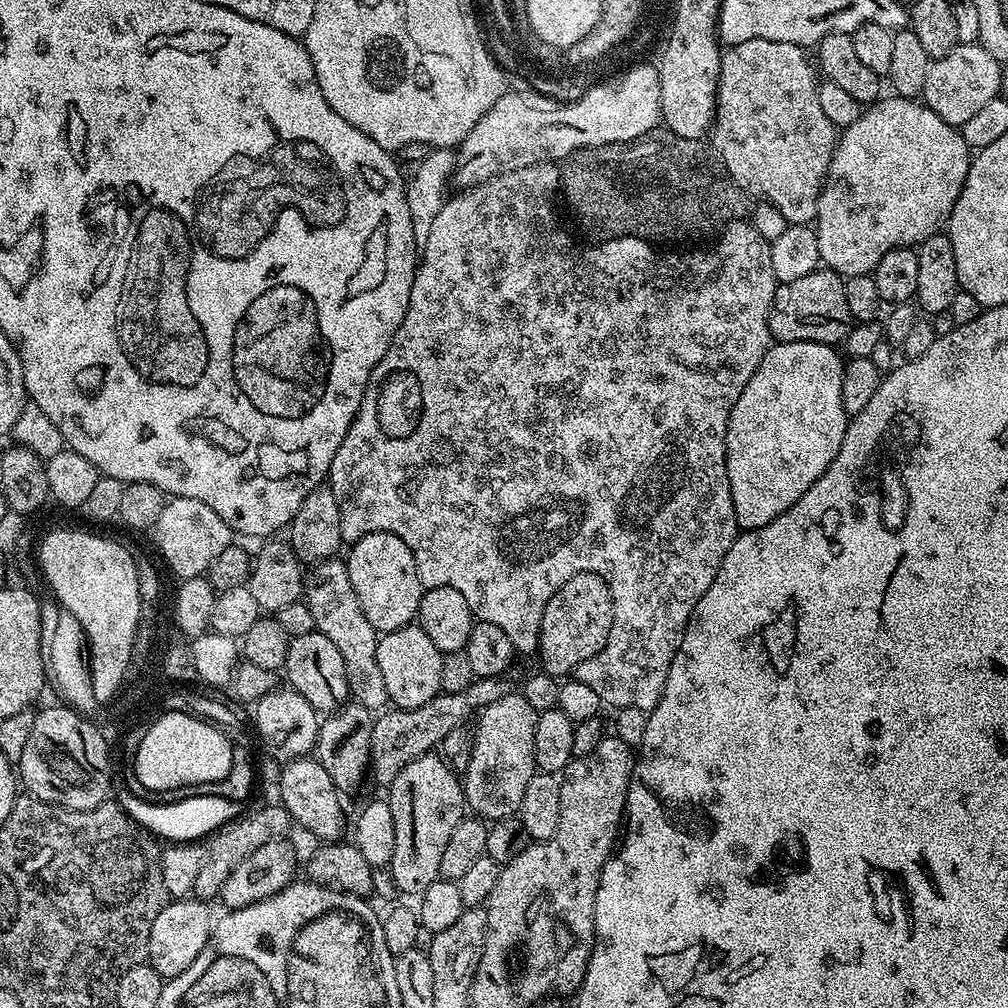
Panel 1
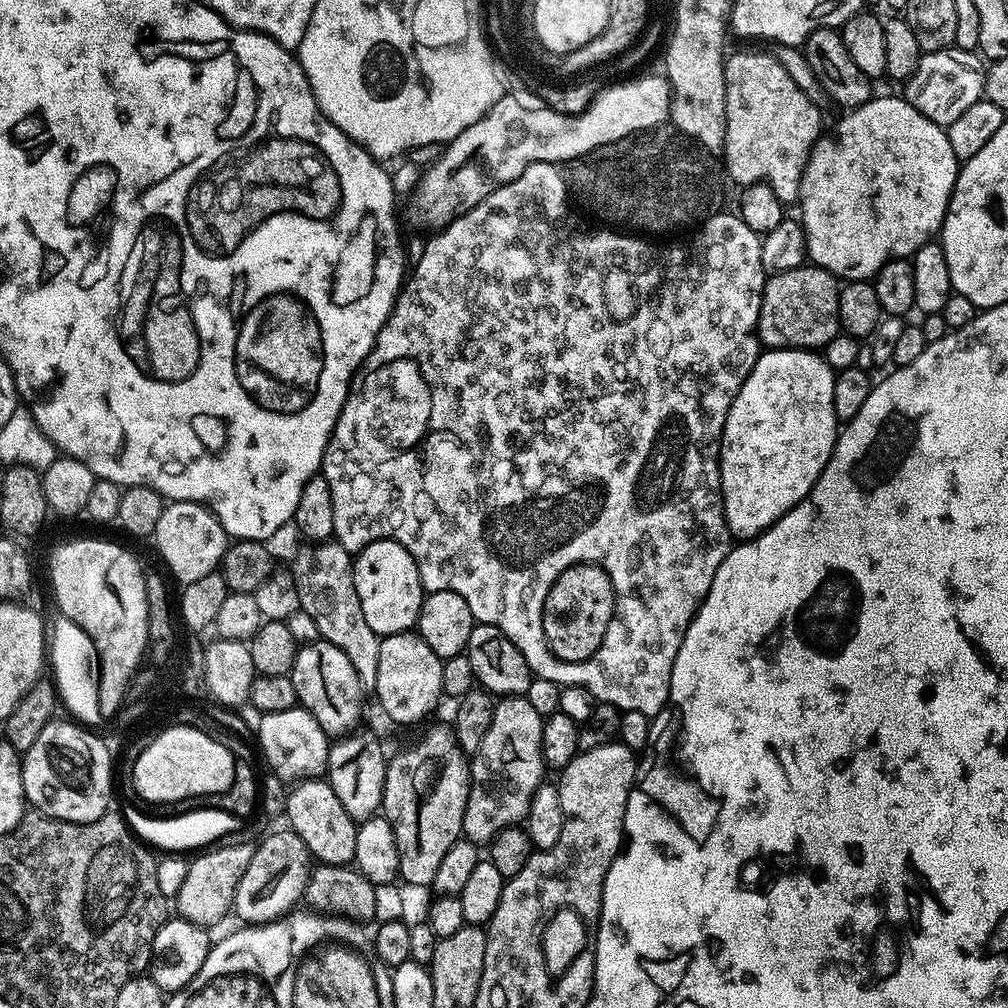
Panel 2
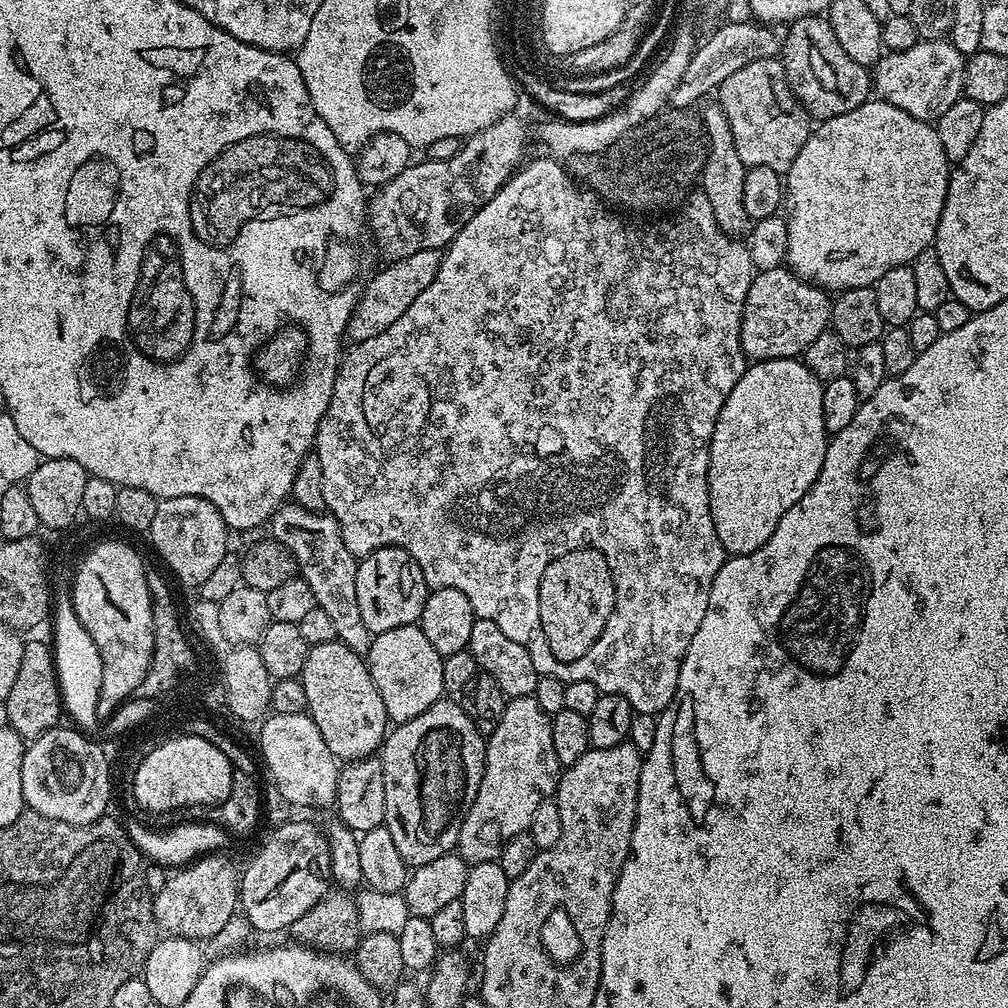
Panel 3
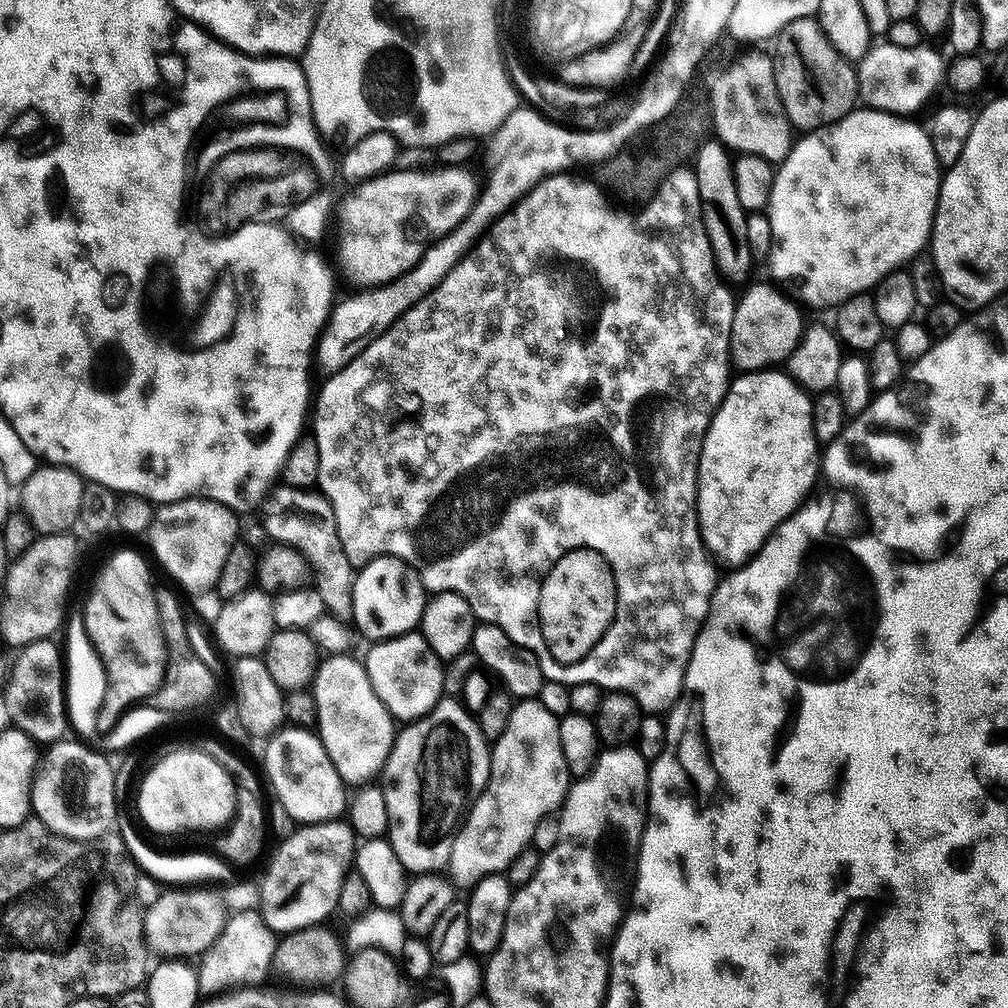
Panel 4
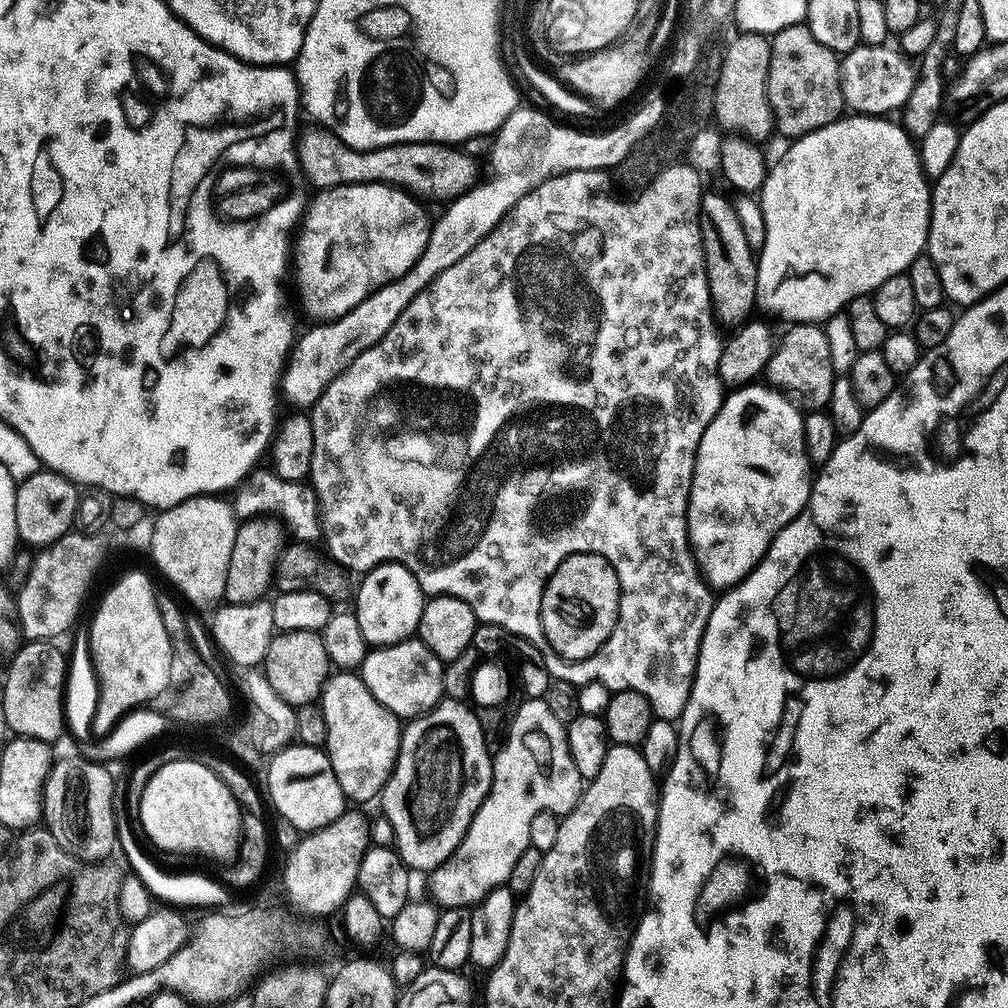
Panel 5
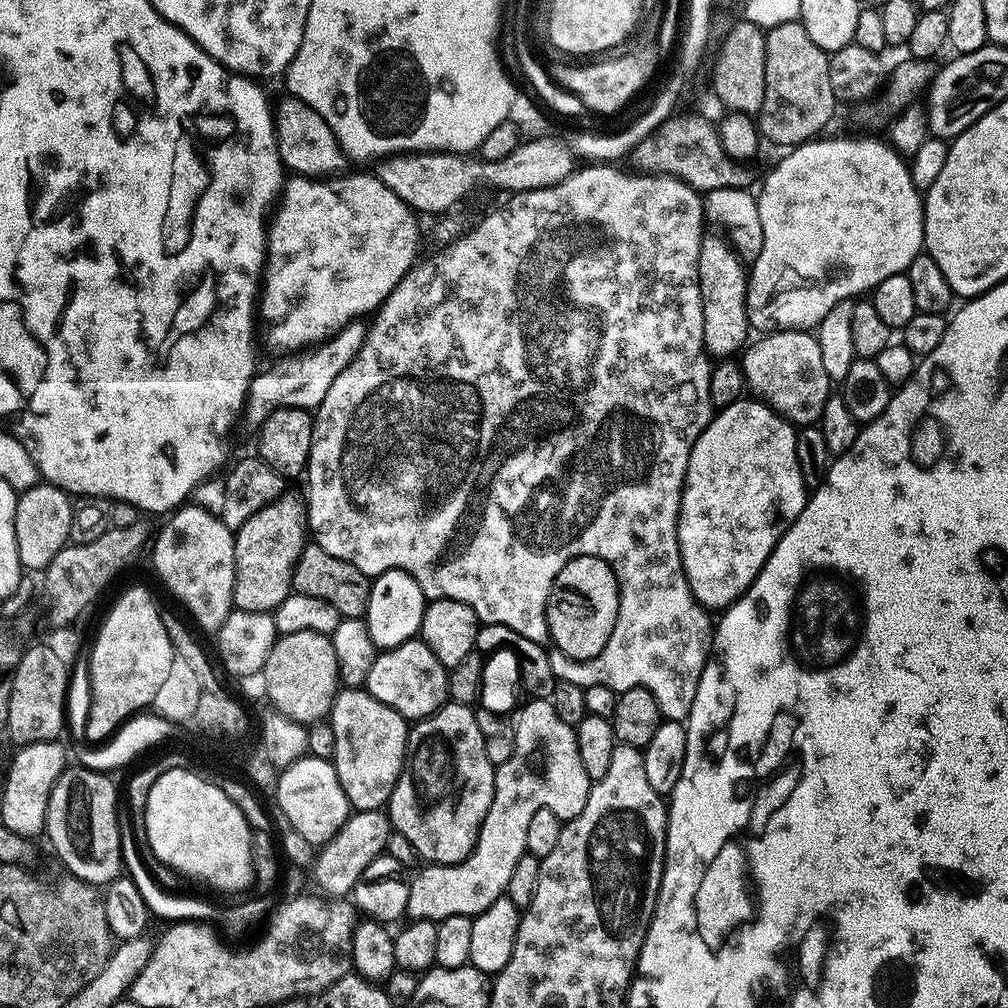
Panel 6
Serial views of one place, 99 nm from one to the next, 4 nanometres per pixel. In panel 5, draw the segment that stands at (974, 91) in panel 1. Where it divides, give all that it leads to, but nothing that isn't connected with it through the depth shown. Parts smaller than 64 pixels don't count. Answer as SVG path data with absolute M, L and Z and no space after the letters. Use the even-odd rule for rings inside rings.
M860 44L854 50L843 53L840 61L842 98L853 113L883 117L892 114L888 112L903 109L906 98L910 98L910 90L914 90L917 75L913 61L895 47Z

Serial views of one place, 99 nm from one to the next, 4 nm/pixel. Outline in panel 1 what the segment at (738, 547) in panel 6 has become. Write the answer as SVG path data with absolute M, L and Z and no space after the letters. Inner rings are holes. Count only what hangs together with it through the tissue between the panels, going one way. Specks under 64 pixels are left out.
M818 342L773 343L758 370L748 379L728 419L726 466L736 523L741 529L761 528L778 518L830 466L842 446L850 417L842 406L842 356L833 345Z

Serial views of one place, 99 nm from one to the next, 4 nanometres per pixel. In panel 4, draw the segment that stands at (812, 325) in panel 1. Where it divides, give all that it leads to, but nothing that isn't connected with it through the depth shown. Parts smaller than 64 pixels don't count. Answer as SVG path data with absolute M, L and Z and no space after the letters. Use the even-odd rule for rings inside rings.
M749 283L743 289L744 297L739 297L734 310L728 354L731 367L740 368L736 370L741 373L763 372L769 366L783 365L789 354L798 346L801 336L804 335L806 319L804 320L803 314L800 313L801 305L795 299L785 295L775 283L767 283Z

